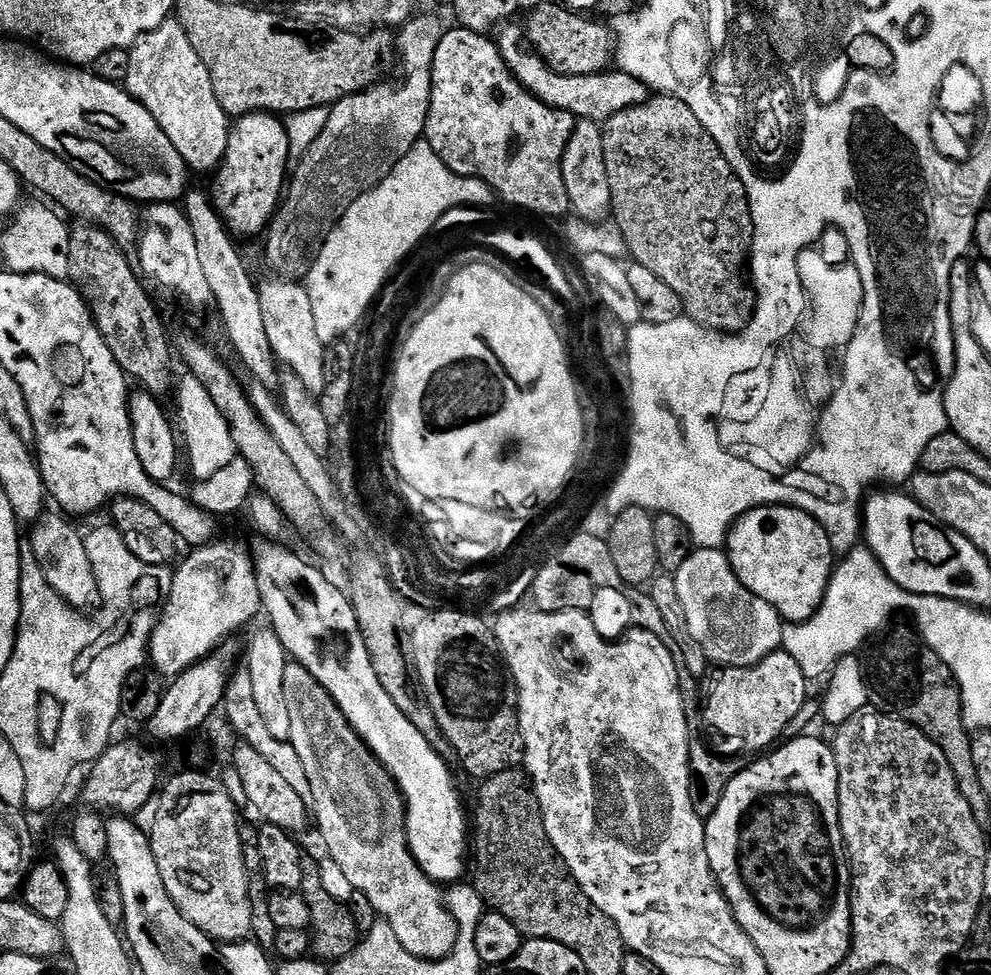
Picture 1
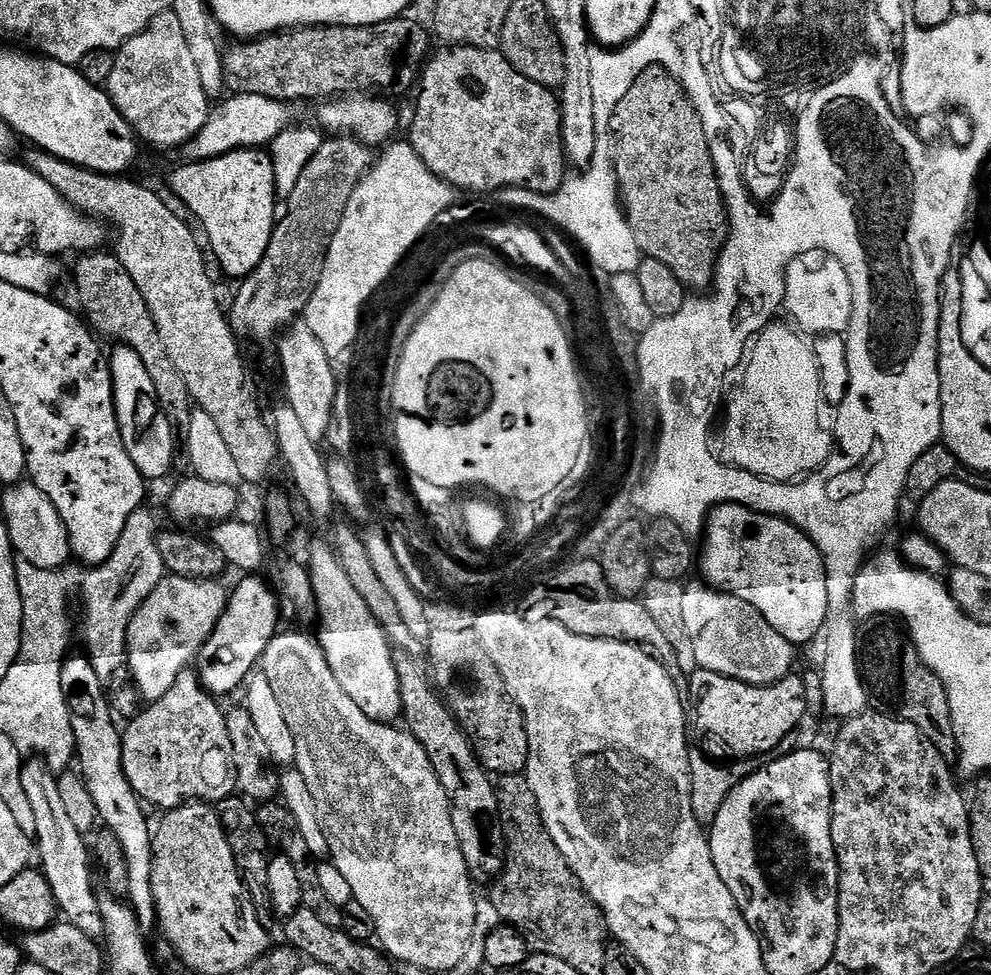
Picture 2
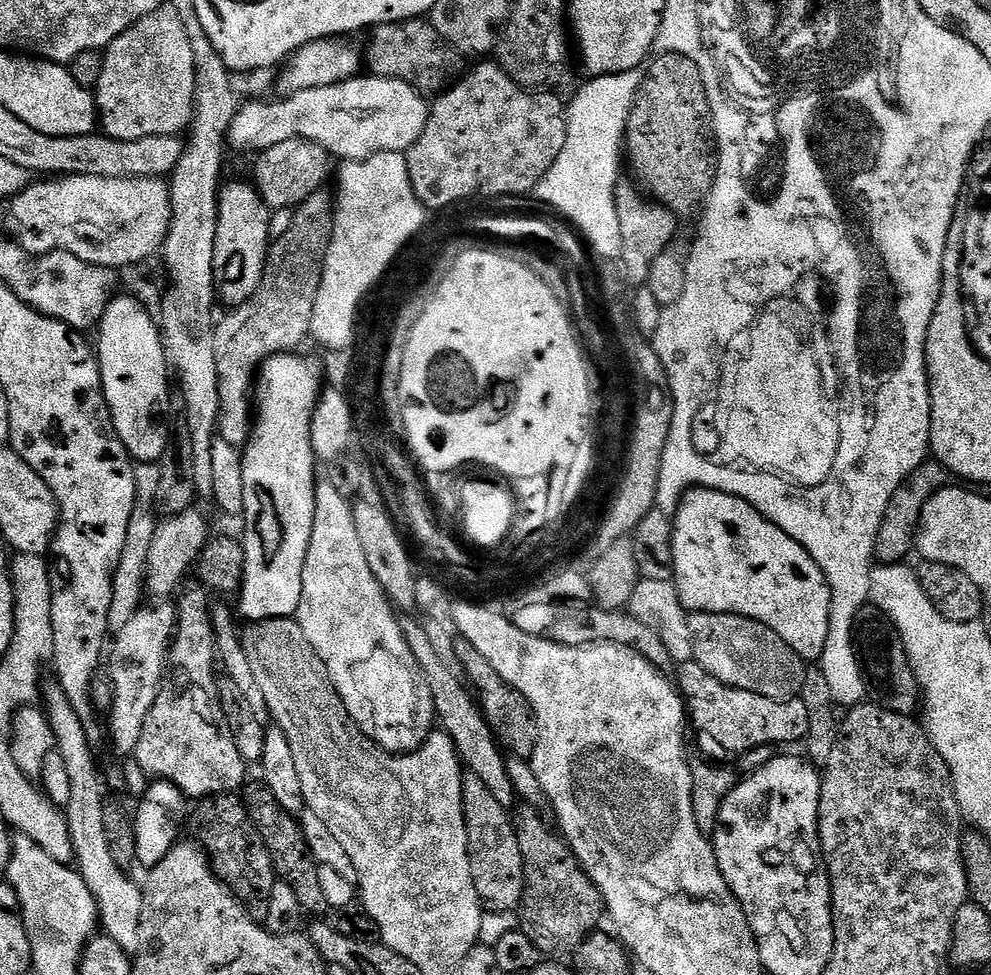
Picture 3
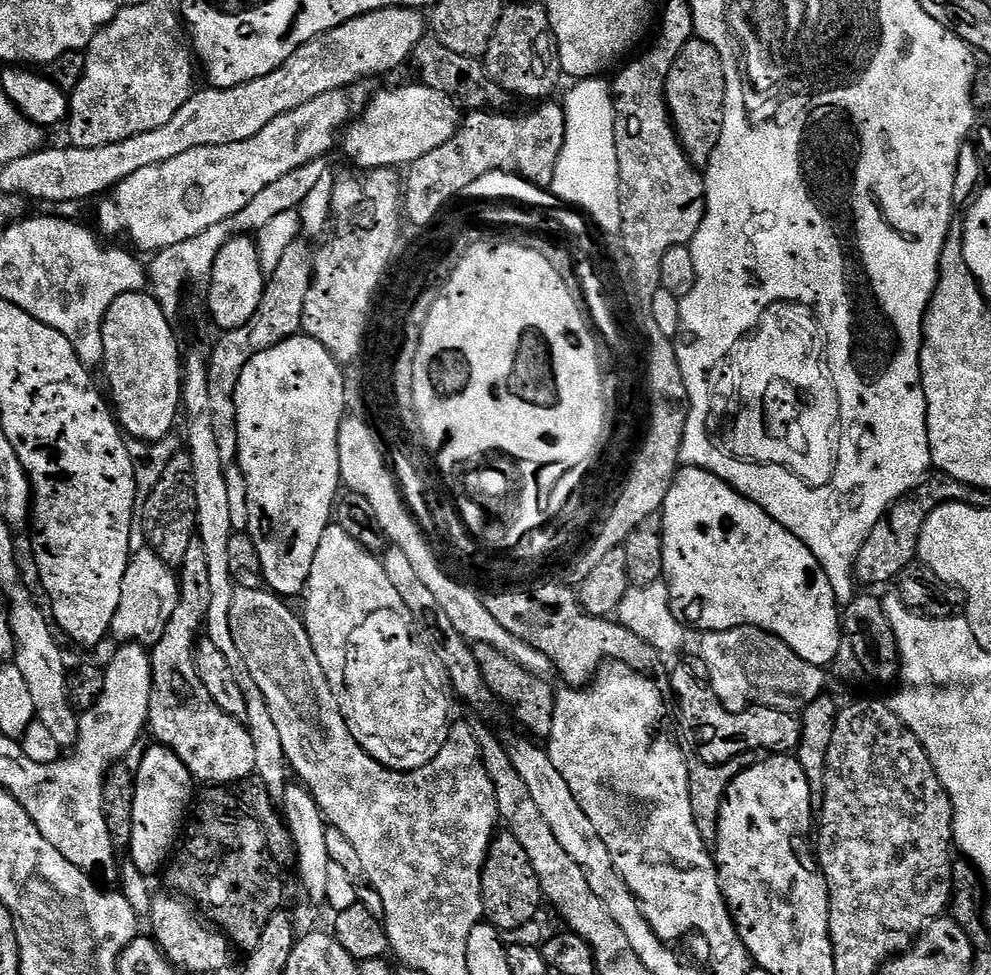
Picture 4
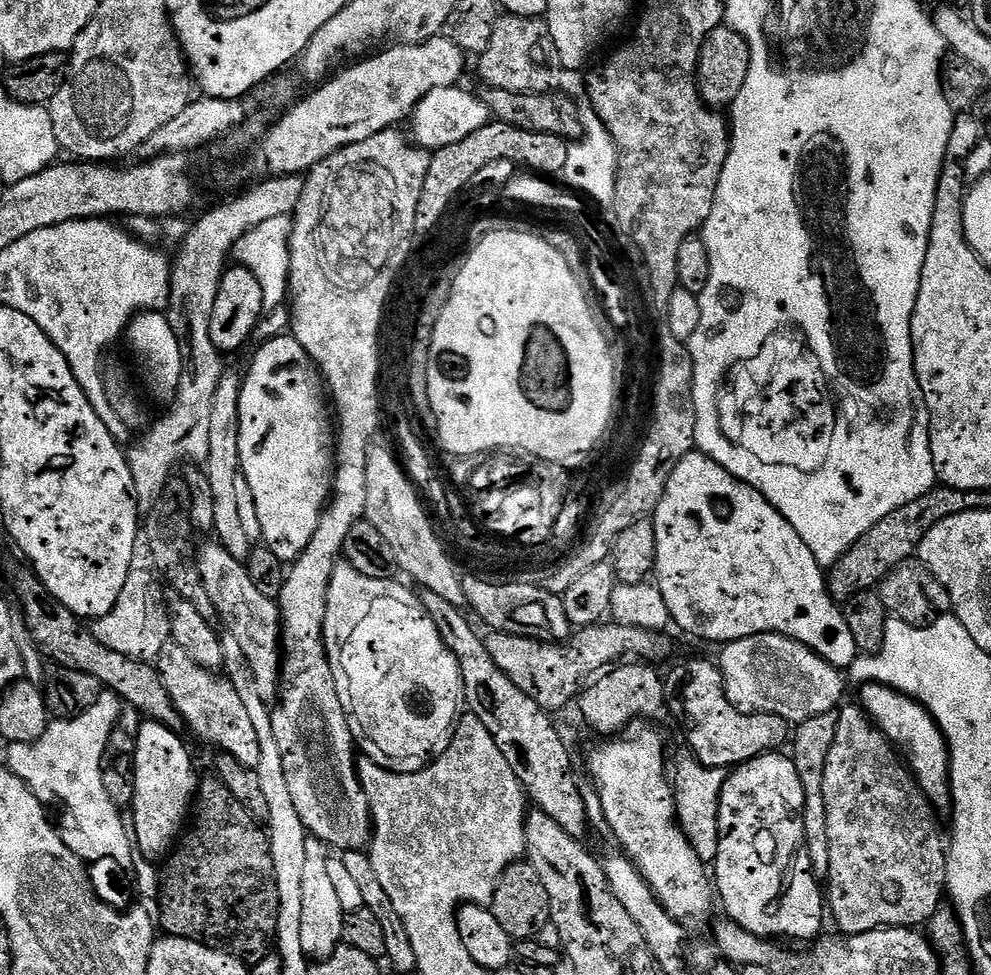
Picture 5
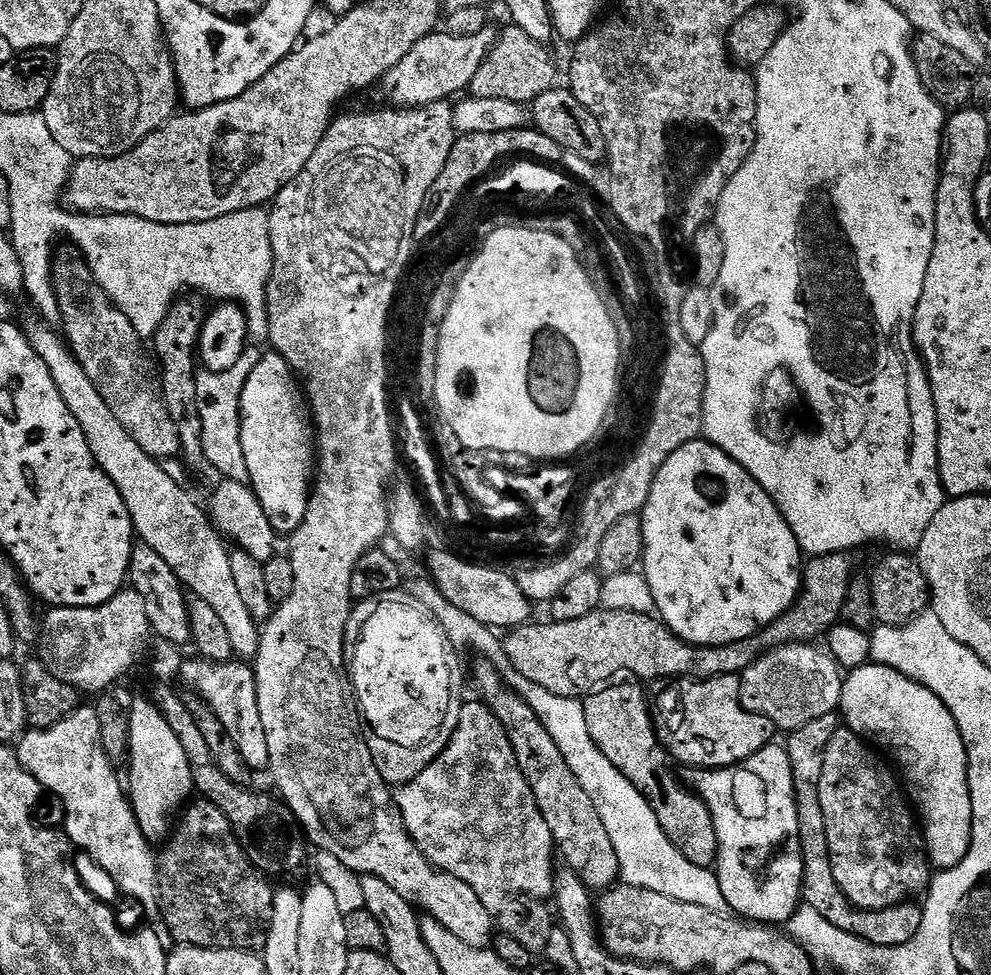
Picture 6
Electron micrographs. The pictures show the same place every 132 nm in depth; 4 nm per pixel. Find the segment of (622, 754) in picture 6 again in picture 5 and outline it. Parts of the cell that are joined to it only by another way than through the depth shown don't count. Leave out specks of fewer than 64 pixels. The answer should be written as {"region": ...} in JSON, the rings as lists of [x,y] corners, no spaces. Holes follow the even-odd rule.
{"region":[[[624,662],[621,663],[619,666],[613,667],[611,671],[609,671],[607,674],[601,675],[599,679],[589,684],[588,687],[585,688],[584,691],[581,692],[578,697],[578,704],[580,703],[581,718],[584,719],[585,722],[588,723],[589,726],[592,727],[594,731],[601,732],[602,734],[601,737],[604,738],[612,738],[615,737],[617,734],[623,733],[624,729],[627,728],[629,724],[637,723],[637,721],[639,720],[644,722],[656,722],[652,720],[658,719],[659,716],[662,715],[664,712],[664,680],[652,668],[655,667],[653,667],[653,665],[648,662]],[[683,751],[678,753],[676,761],[673,764],[671,761],[670,764],[672,793],[676,799],[676,823],[686,834],[690,846],[694,846],[694,854],[698,854],[701,862],[708,866],[718,858],[720,795],[729,773],[722,768],[706,766],[697,756],[693,756],[691,751]]]}

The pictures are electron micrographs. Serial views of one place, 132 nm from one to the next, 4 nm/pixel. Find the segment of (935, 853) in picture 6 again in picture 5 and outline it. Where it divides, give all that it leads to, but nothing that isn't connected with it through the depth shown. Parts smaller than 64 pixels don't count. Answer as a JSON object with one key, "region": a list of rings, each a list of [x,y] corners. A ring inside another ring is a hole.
{"region":[[[865,684],[859,689],[859,707],[868,713],[868,717],[882,730],[882,734],[902,753],[911,773],[920,783],[921,790],[928,795],[928,801],[937,810],[948,810],[952,806],[952,771],[950,770],[950,754],[948,753],[948,739],[936,725],[927,708],[923,708],[917,700],[904,696],[898,690],[887,688],[884,684]]]}

